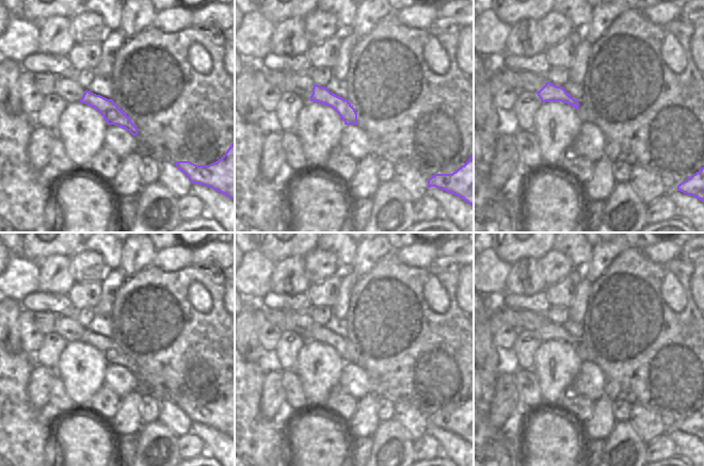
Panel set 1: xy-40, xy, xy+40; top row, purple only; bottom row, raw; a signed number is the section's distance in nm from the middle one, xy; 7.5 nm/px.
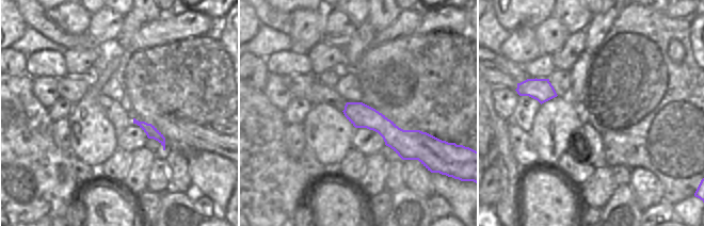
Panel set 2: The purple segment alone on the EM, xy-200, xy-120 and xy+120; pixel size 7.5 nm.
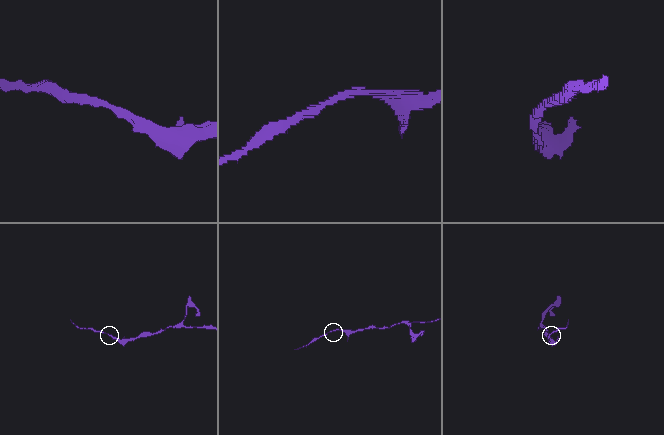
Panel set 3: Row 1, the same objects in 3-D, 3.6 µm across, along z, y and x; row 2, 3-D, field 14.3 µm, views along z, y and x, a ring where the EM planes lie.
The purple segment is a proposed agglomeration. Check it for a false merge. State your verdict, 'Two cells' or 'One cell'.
One cell

